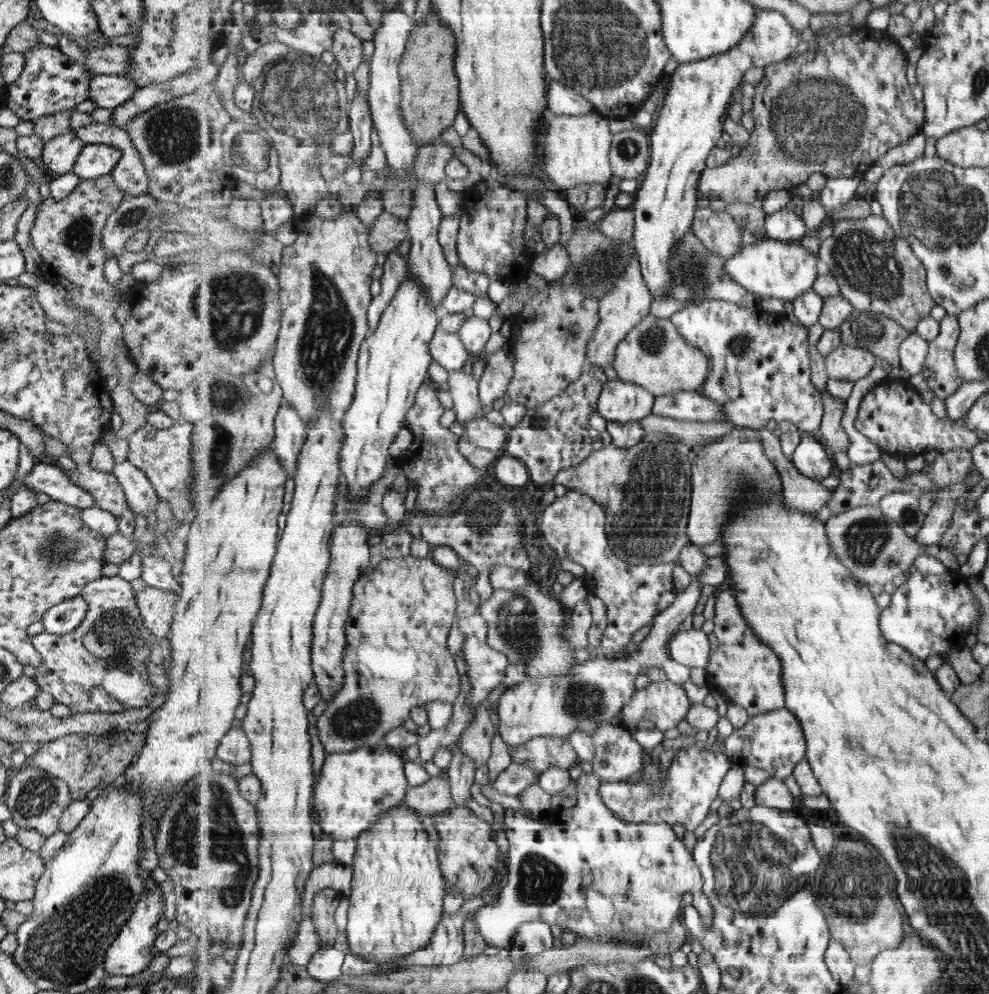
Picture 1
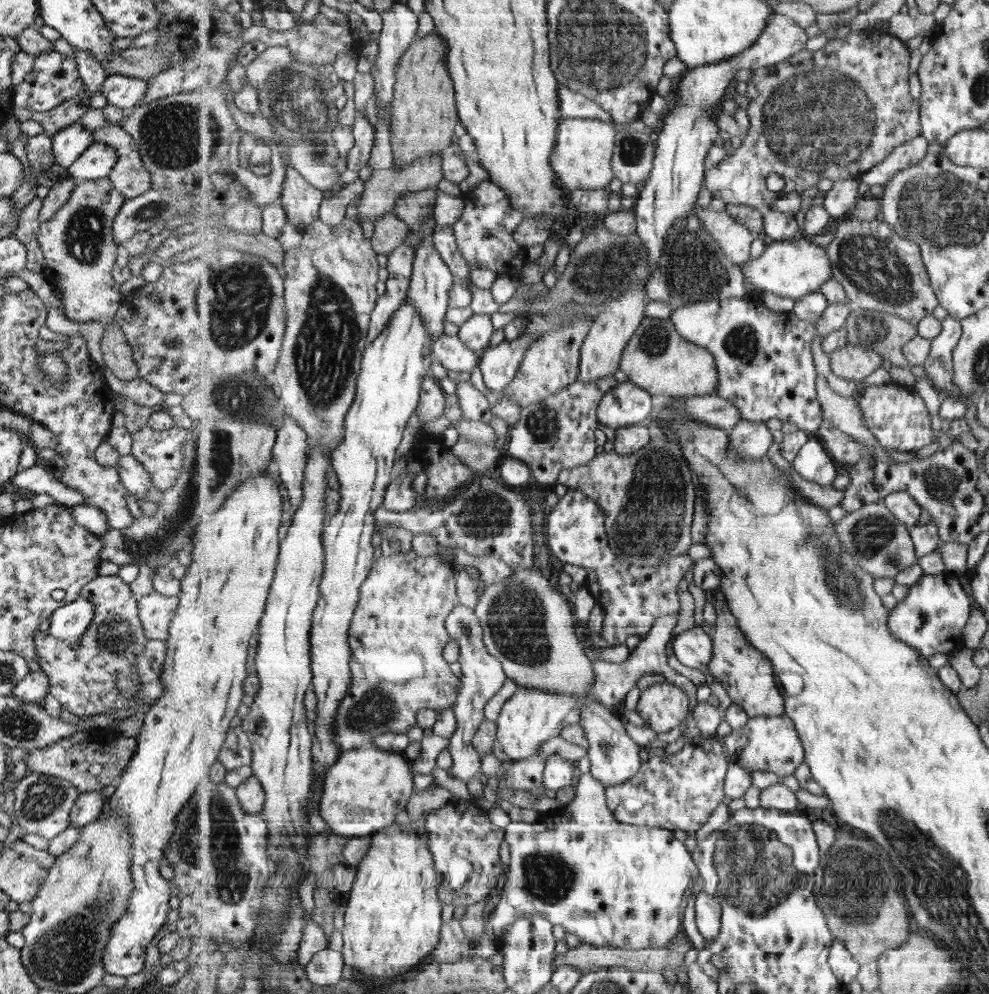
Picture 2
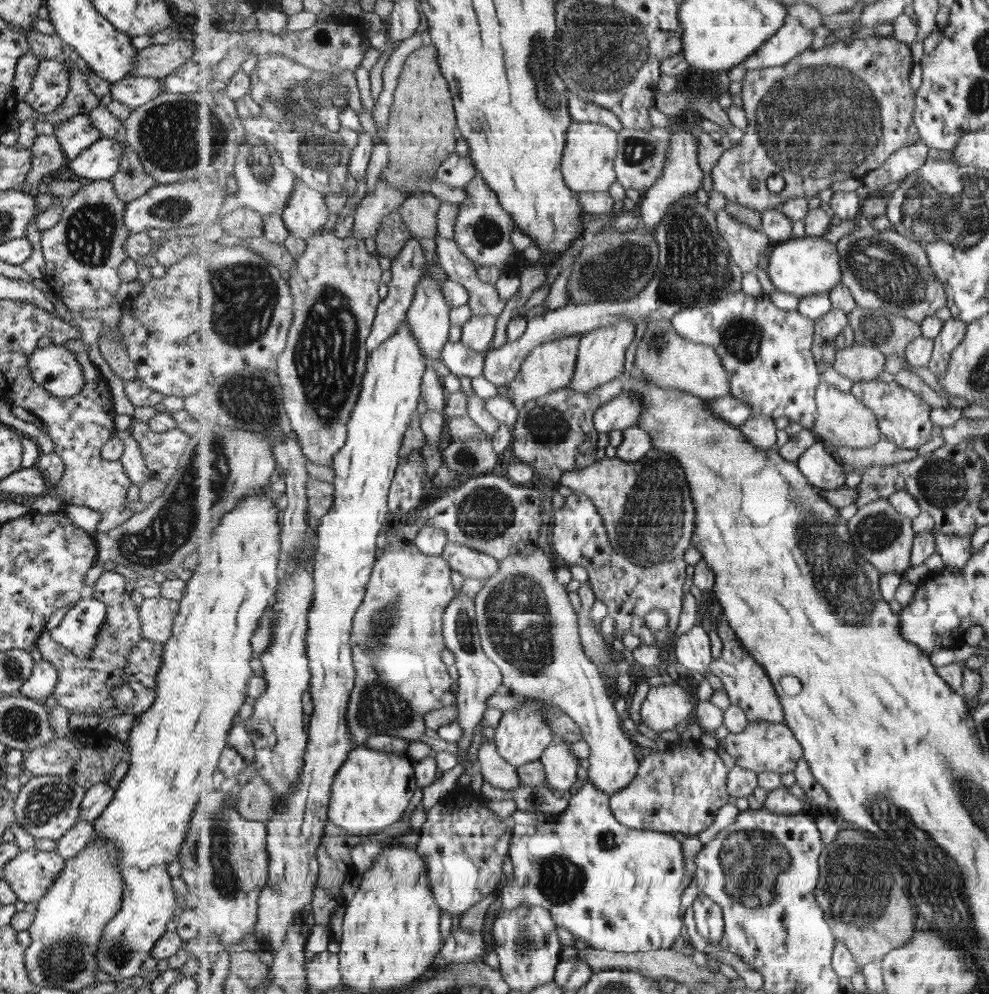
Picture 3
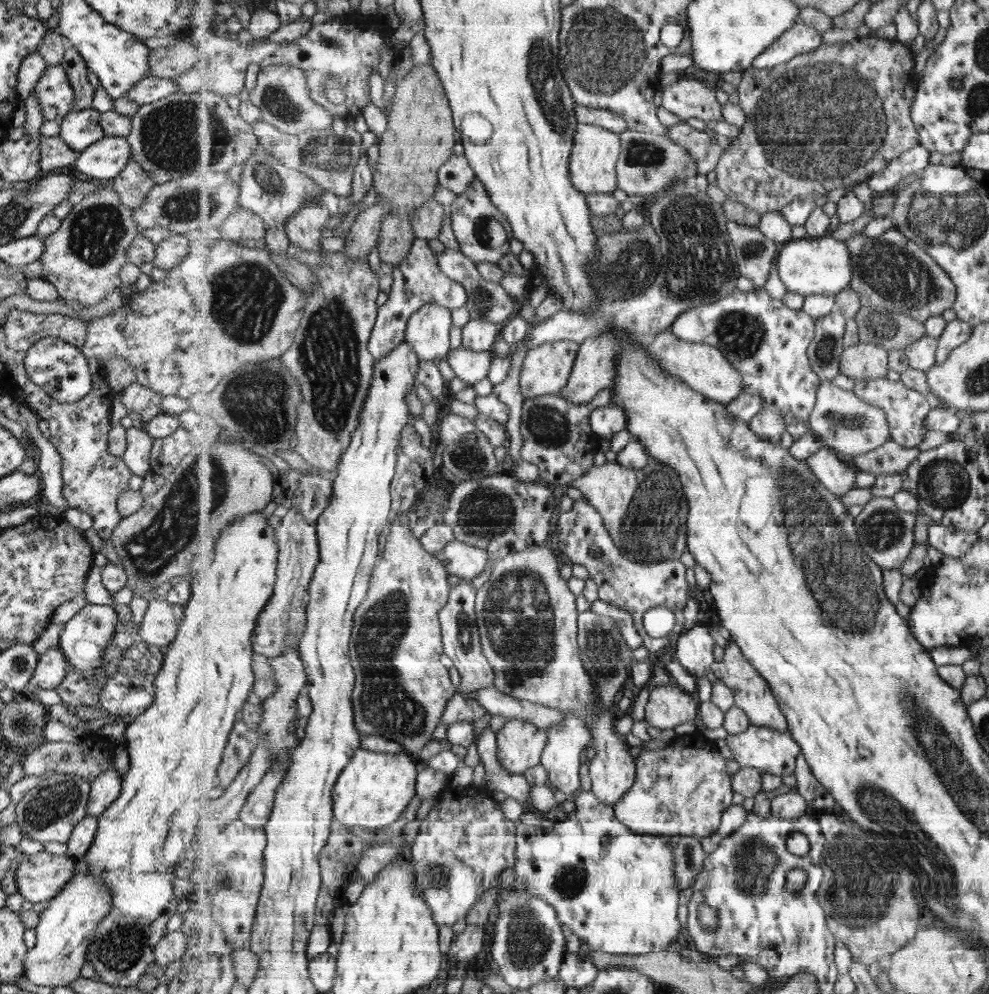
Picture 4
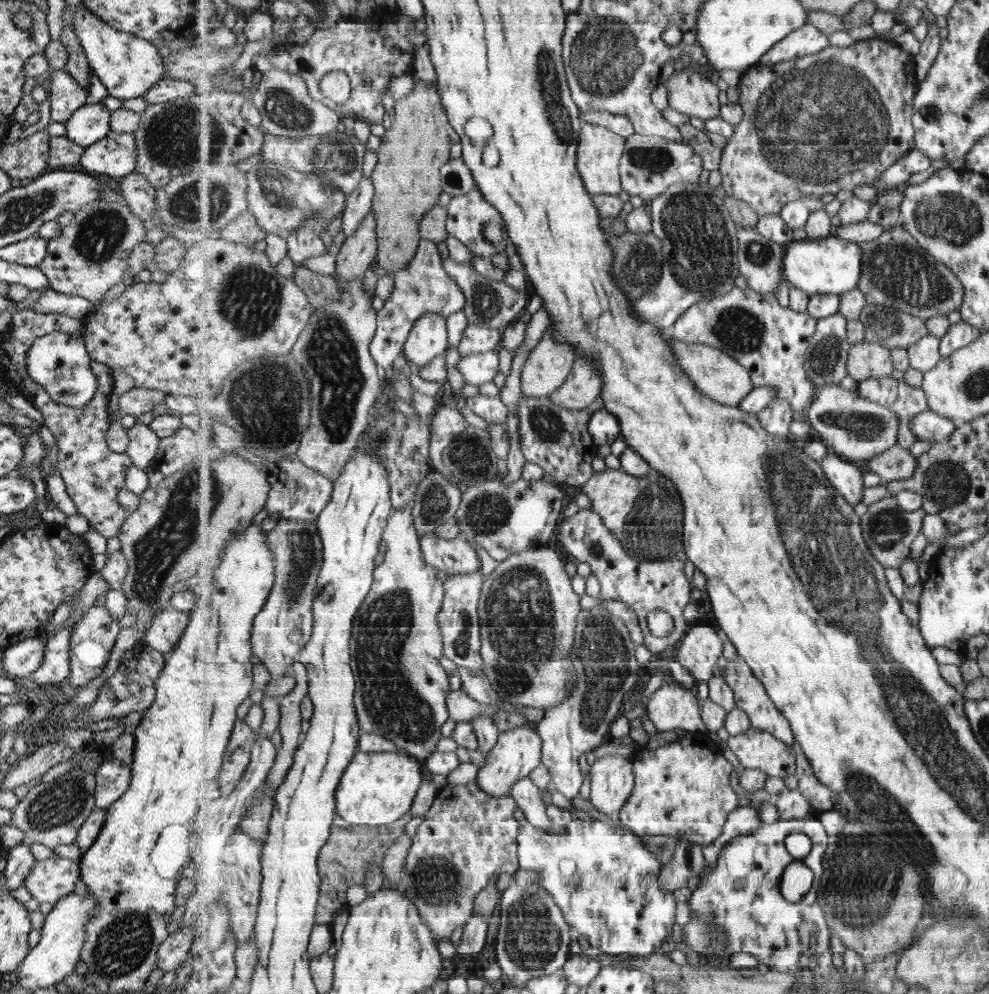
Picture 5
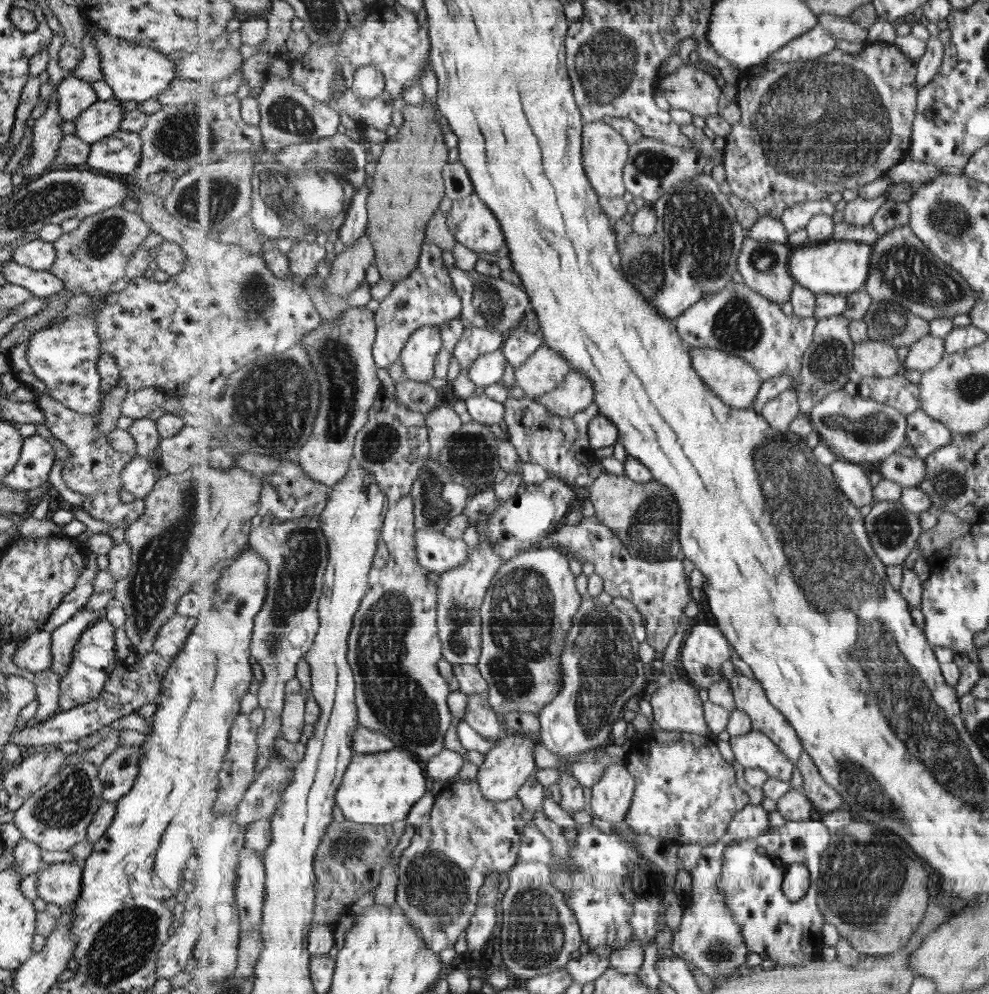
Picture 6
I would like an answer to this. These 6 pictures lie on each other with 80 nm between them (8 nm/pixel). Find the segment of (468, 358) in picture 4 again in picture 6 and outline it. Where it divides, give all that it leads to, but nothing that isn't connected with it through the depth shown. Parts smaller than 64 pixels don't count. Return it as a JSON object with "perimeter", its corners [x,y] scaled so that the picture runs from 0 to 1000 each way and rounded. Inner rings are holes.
{"perimeter":[[[508,351],[486,357],[476,368],[473,380],[481,388],[494,388],[501,384],[507,385],[507,380],[511,376],[512,361]]]}

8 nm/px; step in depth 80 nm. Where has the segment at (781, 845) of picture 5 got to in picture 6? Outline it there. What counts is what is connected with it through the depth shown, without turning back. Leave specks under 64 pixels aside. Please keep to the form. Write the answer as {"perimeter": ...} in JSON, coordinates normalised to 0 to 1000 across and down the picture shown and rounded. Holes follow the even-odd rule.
{"perimeter":[[[813,825],[810,827],[798,826],[792,831],[778,833],[774,839],[762,844],[748,845],[735,853],[732,859],[730,886],[726,893],[730,895],[732,907],[743,926],[750,934],[752,945],[759,959],[765,959],[771,964],[785,968],[785,973],[818,970],[831,966],[829,954],[832,951],[832,938],[835,932],[834,922],[828,913],[827,900],[829,898],[832,857],[839,852],[841,838],[831,825]],[[801,869],[813,869],[820,876],[820,891],[816,899],[804,907],[792,897],[792,888],[796,875]]]}

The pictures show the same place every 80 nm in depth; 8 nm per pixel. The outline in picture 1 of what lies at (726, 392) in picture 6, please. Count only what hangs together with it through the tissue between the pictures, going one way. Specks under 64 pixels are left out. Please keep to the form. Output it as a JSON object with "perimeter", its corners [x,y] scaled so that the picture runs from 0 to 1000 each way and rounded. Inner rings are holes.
{"perimeter":[[[656,317],[623,352],[620,366],[624,380],[645,386],[663,399],[689,392],[710,392],[718,377],[718,362],[706,350],[697,347],[678,321]]]}

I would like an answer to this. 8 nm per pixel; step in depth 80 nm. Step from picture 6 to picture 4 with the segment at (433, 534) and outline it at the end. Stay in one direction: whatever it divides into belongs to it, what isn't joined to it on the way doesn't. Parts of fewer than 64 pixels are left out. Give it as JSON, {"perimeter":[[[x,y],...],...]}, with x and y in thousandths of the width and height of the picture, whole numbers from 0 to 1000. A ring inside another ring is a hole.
{"perimeter":[[[462,542],[452,545],[448,553],[439,556],[452,571],[454,578],[467,584],[476,584],[484,579],[494,569],[494,556],[491,553],[468,546]]]}

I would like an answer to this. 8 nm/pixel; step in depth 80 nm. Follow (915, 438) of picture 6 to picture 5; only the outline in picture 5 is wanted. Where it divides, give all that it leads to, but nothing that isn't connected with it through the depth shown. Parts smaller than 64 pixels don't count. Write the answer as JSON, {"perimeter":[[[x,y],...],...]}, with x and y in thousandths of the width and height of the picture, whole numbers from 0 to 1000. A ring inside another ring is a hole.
{"perimeter":[[[941,411],[922,423],[922,432],[928,443],[943,444],[944,447],[957,444],[969,430],[963,421],[951,419]]]}

